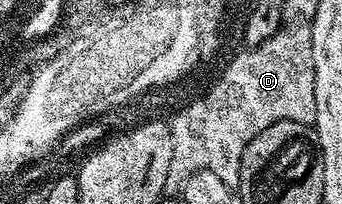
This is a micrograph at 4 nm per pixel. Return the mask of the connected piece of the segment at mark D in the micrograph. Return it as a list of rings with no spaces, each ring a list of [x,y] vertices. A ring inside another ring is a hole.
[[[290,24],[277,30],[272,37],[260,43],[256,48],[235,53],[230,63],[225,63],[226,78],[220,78],[222,85],[218,89],[210,87],[206,102],[198,102],[194,110],[181,107],[169,119],[172,136],[172,164],[168,172],[171,187],[180,188],[196,172],[211,170],[224,180],[224,184],[237,187],[240,176],[240,160],[244,148],[264,128],[277,122],[299,122],[309,126],[316,120],[316,76],[312,68],[312,32],[309,25]]]

